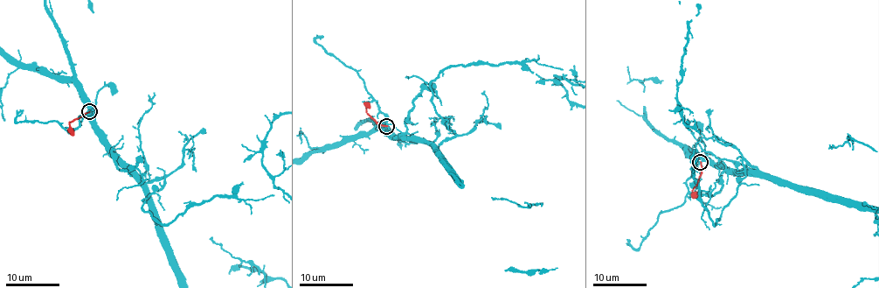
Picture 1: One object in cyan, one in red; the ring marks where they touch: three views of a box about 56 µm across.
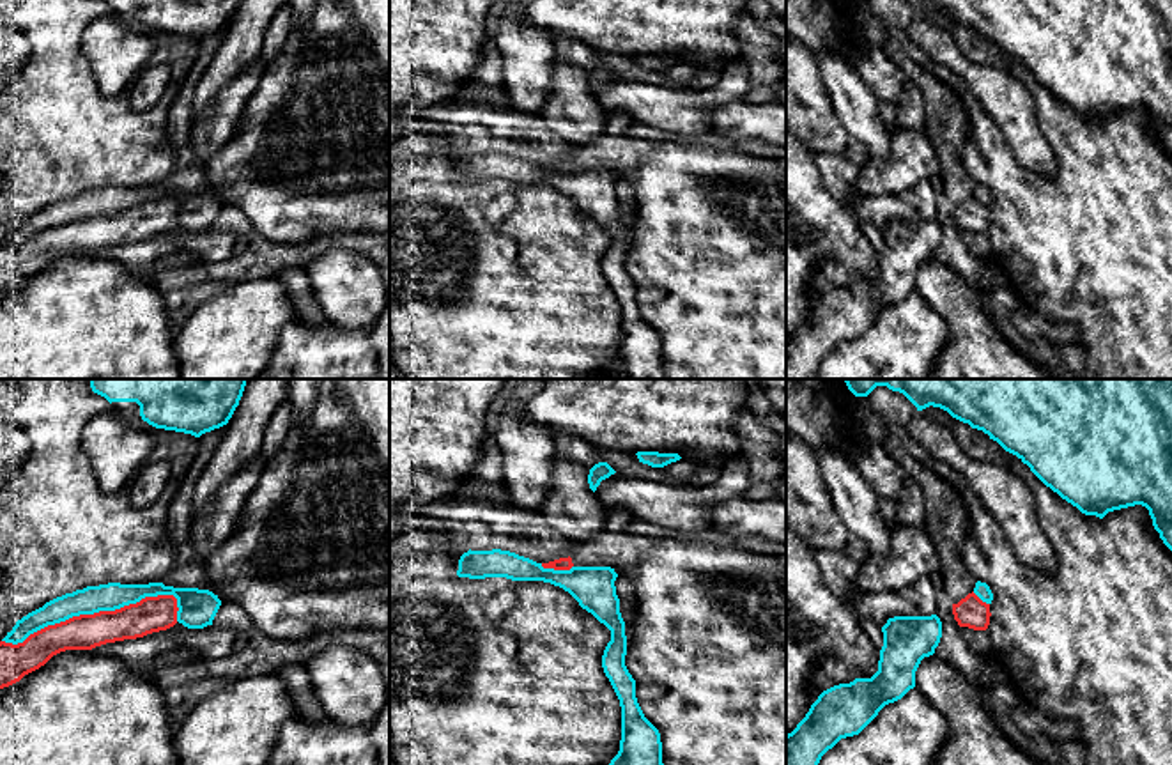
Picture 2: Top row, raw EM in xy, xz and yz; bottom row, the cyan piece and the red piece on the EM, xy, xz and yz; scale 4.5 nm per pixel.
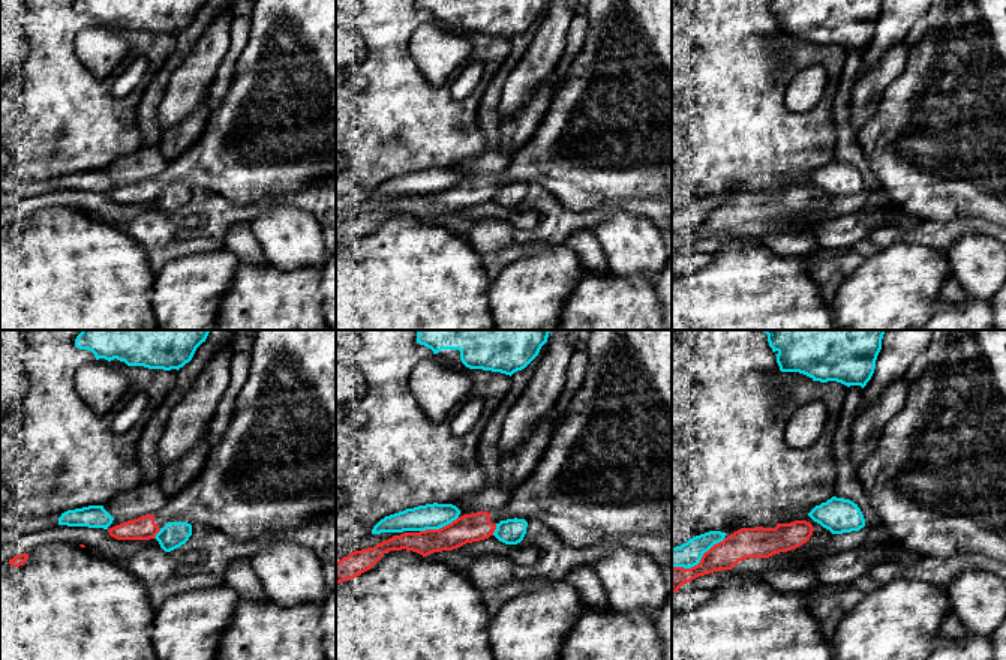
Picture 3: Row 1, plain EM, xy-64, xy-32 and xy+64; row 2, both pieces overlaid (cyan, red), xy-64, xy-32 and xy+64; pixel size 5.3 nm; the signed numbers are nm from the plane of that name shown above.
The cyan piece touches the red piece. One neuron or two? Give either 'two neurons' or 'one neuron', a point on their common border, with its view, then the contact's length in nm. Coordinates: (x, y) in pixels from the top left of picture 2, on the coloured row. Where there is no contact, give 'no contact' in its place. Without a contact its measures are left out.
two neurons | xy (89, 613) | 800 nm

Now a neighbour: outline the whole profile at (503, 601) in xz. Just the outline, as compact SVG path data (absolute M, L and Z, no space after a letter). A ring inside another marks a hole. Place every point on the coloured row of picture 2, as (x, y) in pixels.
M409 529L389 542L389 758L393 765L609 765L620 751L621 707L620 699L604 673L602 655L611 641L611 630L563 588L544 581L512 581L506 577L469 579L459 577L459 560L450 549L453 531Z

